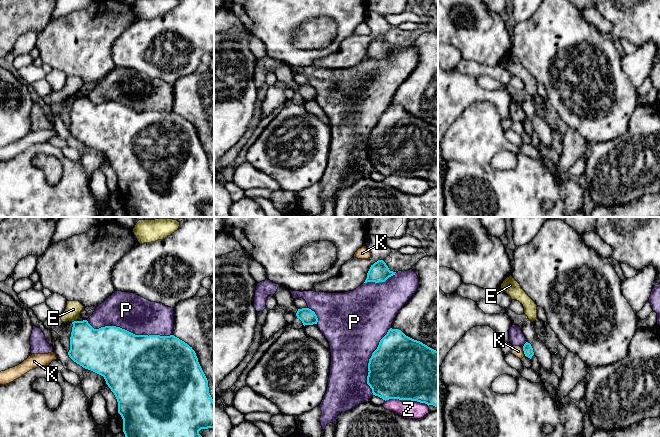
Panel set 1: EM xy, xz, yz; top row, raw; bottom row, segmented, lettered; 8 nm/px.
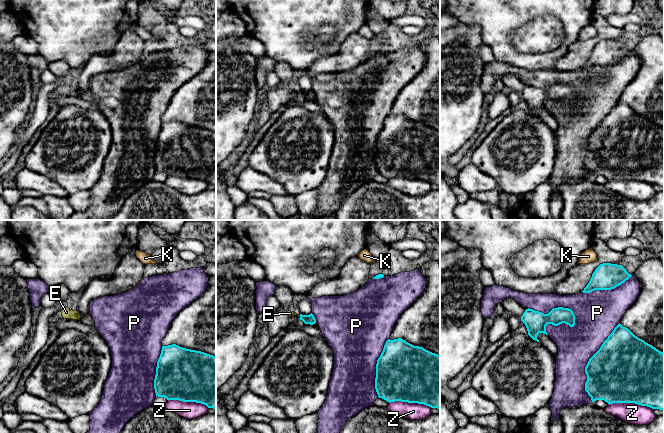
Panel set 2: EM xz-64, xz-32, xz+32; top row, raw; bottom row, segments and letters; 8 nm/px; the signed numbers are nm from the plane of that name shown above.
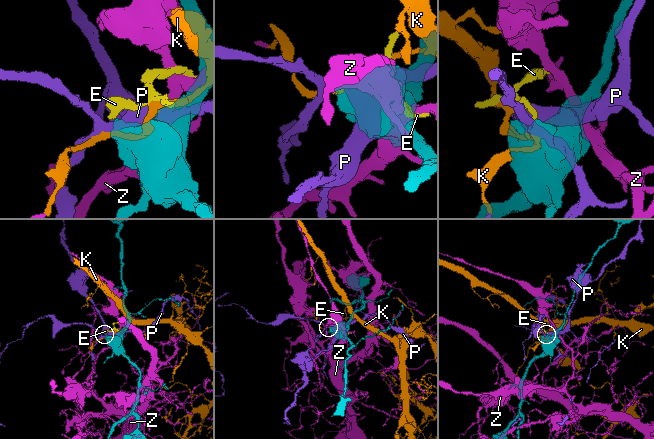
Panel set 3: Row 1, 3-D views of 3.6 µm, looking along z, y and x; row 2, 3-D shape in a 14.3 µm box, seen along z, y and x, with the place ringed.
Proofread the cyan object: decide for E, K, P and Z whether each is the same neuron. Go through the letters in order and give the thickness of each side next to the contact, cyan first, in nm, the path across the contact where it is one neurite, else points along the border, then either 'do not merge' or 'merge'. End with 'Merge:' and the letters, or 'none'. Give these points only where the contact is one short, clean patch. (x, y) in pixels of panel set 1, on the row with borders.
E: 320 nm thick on the cyan side, 130 nm on the other; border along xy (76, 320), (72, 322); do not merge
K: 80 nm thick on the cyan side, 80 nm on the other; do not merge
P: 460 nm thick on the cyan side, 300 nm on the other; do not merge
Z: 500 nm thick on the cyan side, 150 nm on the other; do not merge
Merge: none

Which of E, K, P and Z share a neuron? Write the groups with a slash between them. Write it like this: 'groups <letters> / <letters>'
groups E / K / P / Z

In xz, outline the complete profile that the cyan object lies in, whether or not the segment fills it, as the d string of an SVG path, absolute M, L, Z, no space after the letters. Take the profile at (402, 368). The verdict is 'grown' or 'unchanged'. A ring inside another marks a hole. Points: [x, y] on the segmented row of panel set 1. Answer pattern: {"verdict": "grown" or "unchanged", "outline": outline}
{"verdict": "unchanged", "outline": "M390 328L368 363L367 384L383 400L399 399L438 407L438 351Z"}

